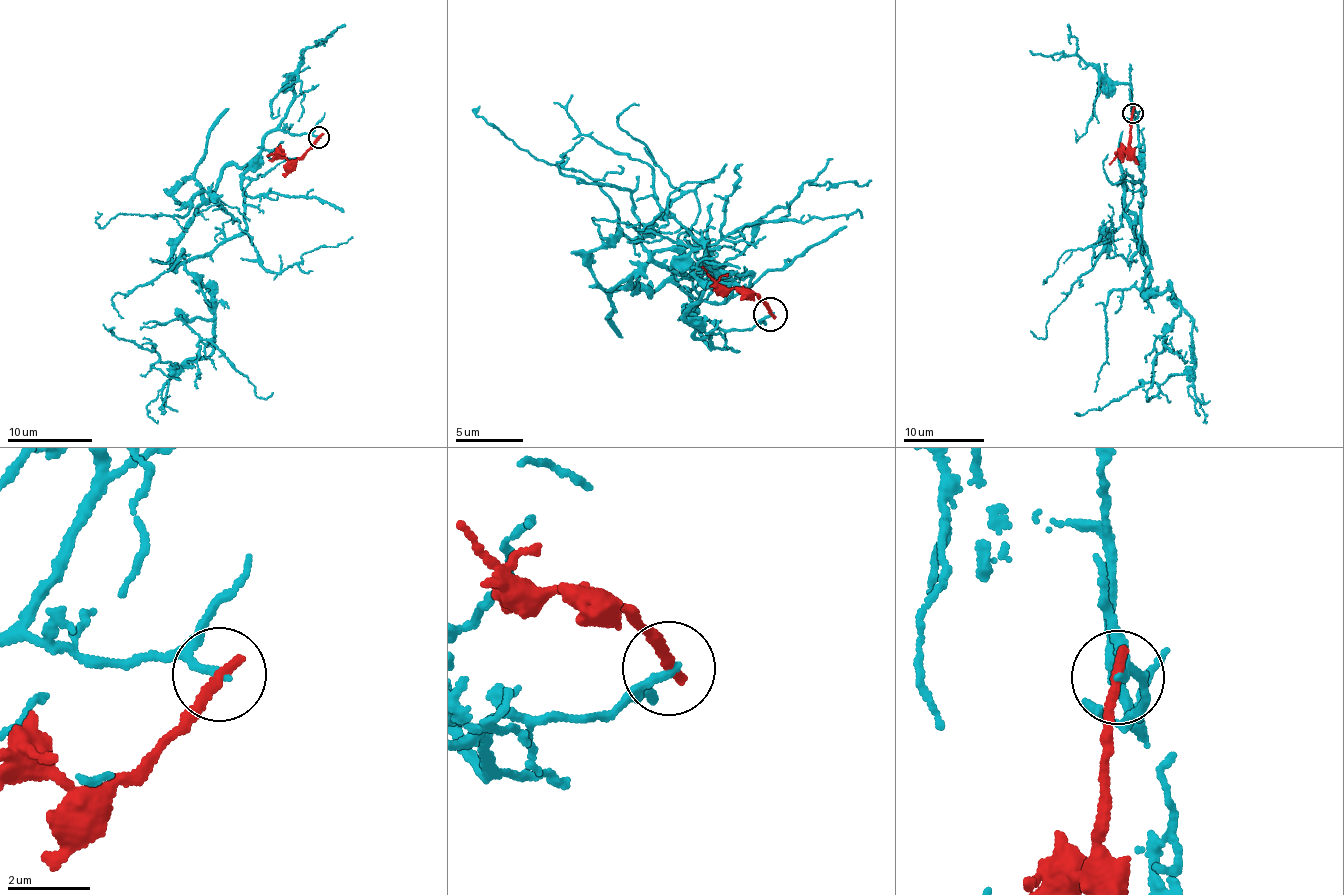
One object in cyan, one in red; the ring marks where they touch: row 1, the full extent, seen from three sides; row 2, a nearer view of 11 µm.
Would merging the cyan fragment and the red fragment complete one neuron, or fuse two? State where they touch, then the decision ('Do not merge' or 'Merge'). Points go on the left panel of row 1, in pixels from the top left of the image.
Place: (318, 137). Do not merge

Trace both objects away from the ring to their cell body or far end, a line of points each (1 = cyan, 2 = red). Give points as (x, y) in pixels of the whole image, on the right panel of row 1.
1: (1133, 112), (1149, 287), (1124, 213), (1110, 246), (1049, 314), (1046, 336), (1031, 331)
2: (1133, 112), (1129, 142), (1122, 157), (1108, 164)

